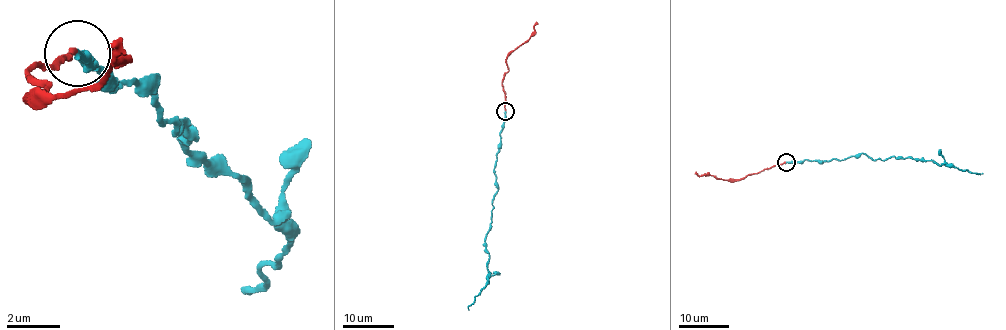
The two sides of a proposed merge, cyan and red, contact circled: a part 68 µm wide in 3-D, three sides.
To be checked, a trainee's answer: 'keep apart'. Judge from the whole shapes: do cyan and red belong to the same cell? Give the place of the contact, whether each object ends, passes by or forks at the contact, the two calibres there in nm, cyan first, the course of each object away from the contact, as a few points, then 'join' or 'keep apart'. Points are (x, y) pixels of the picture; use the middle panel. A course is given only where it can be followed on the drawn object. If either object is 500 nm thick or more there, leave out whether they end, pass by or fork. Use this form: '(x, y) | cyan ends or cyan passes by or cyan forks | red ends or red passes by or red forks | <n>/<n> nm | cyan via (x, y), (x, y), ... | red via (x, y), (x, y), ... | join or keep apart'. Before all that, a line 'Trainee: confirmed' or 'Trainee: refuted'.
Trainee: refuted
(505, 111) | cyan ends | red ends | 200/140 nm | cyan via (505, 110), (500, 151), (494, 166), (498, 189), (492, 201), (490, 230), (485, 238), (488, 283), (469, 310) | red via (505, 110), (502, 83), (509, 70), (506, 58), (531, 35), (537, 23) | join

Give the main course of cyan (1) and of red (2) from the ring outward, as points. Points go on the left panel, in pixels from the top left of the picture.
1: (78, 54), (115, 79), (107, 91), (159, 81), (161, 124), (196, 132), (184, 146), (294, 224), (252, 288)
2: (78, 54), (27, 67), (51, 89), (26, 94), (98, 84), (114, 66), (112, 58), (118, 35)

